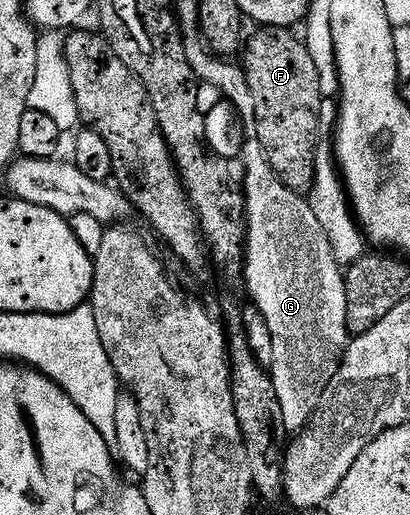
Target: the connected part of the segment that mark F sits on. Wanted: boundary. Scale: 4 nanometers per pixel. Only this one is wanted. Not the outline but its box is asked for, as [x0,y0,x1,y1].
[242,28,319,192]

